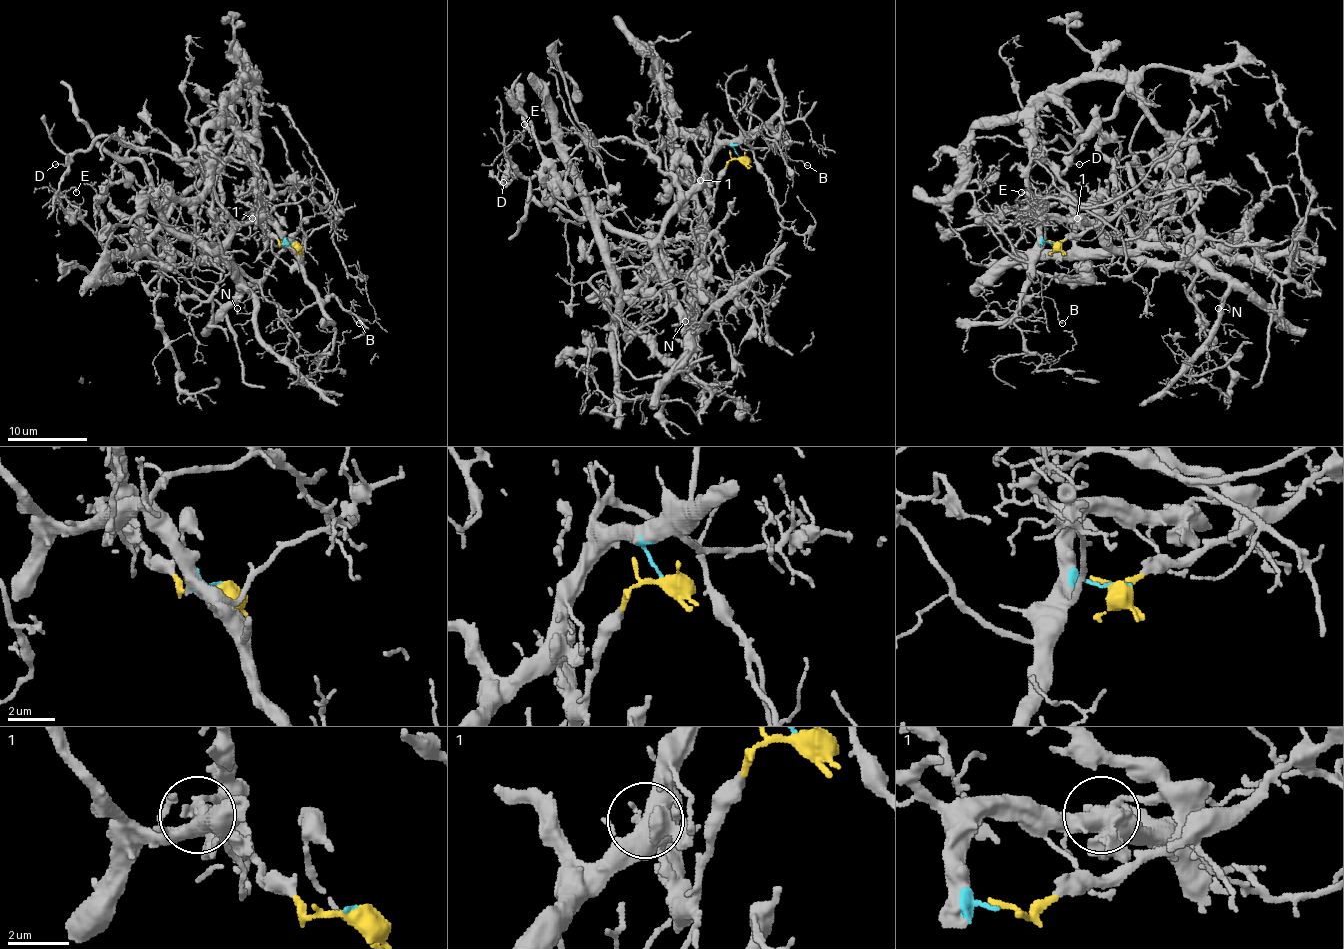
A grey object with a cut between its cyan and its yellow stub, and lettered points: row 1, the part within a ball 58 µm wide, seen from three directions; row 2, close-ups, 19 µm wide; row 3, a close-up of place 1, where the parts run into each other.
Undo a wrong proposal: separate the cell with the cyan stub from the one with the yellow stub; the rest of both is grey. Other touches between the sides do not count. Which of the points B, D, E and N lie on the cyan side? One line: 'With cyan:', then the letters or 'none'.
With cyan: B, D, N

